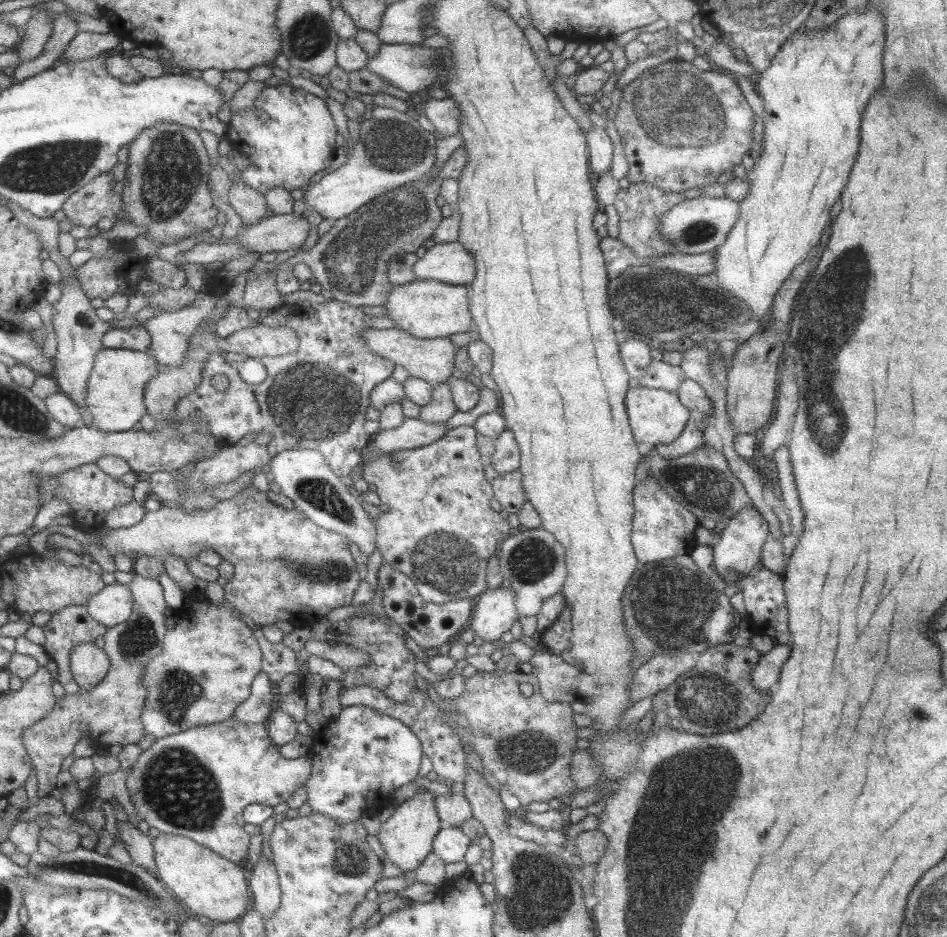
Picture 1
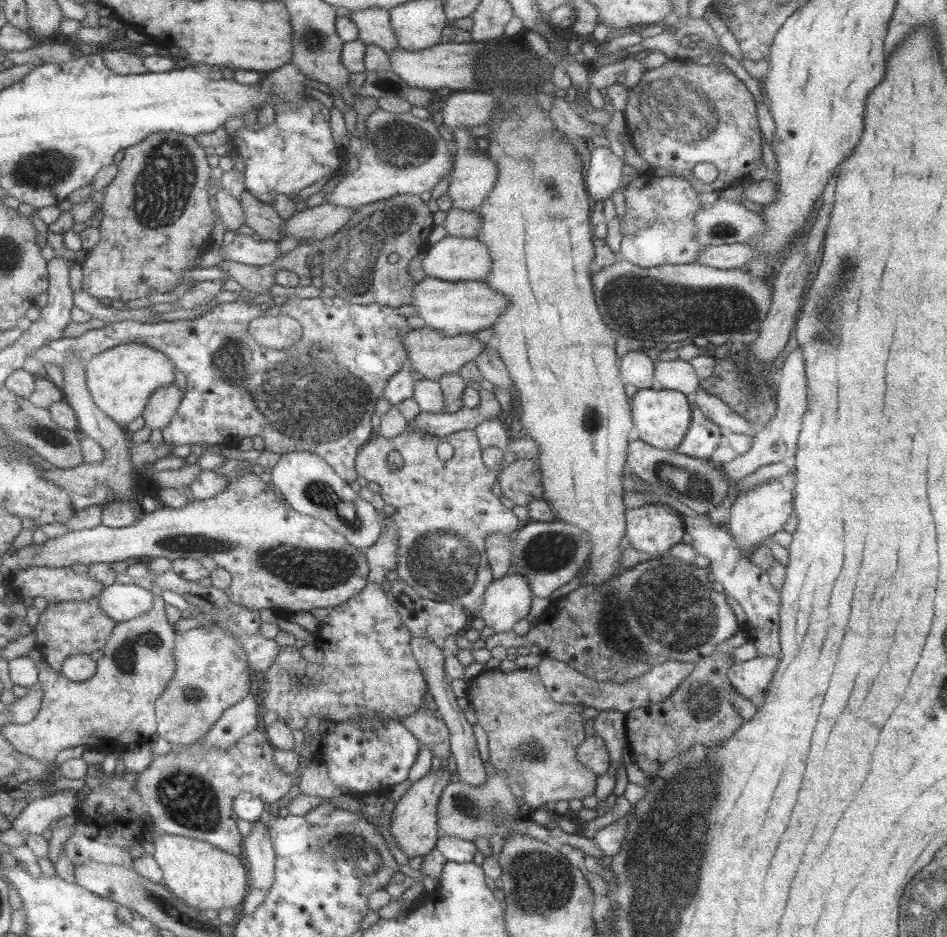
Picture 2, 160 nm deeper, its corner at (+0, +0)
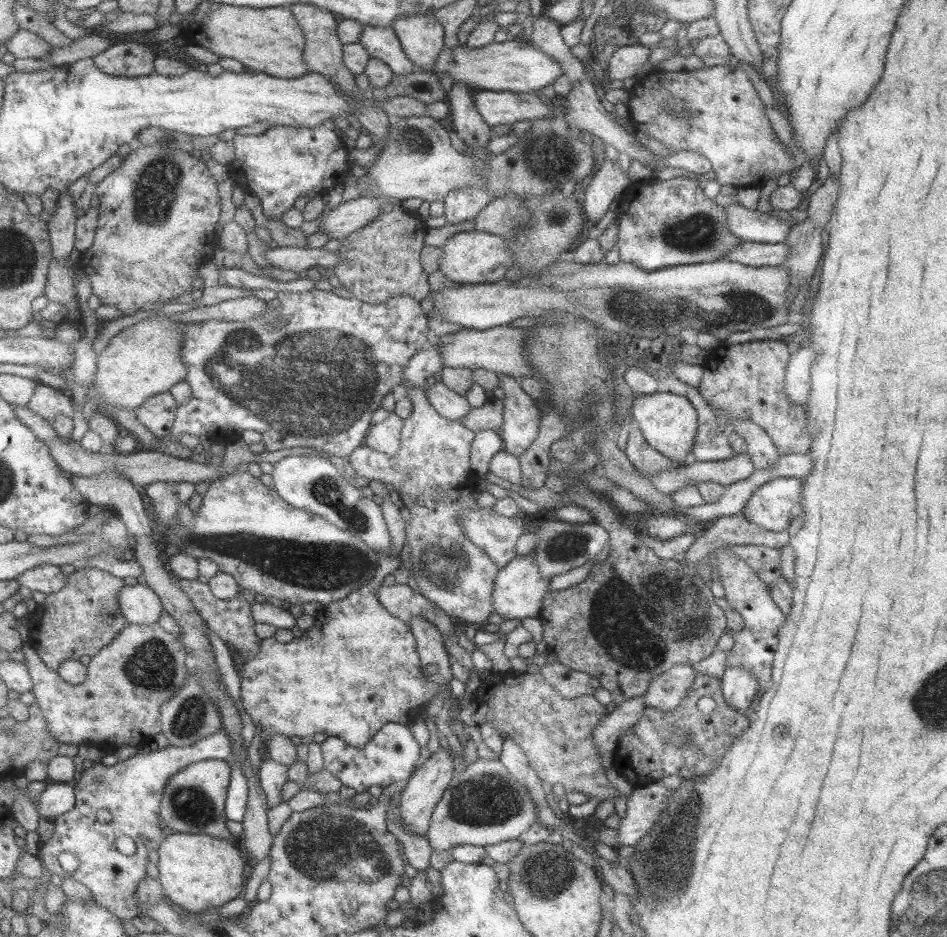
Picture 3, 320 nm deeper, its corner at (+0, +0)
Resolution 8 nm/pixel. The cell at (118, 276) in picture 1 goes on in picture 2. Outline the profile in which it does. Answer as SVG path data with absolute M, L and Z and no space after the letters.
M155 132L150 134L141 143L136 144L134 147L126 150L123 158L118 158L119 174L116 179L111 182L104 189L104 203L102 204L102 210L104 216L100 221L100 231L102 234L101 242L92 248L91 251L87 251L85 261L81 264L83 270L83 285L81 289L89 293L91 296L95 296L100 299L108 298L113 300L122 300L123 302L129 302L129 300L137 300L139 298L149 298L151 294L159 293L165 294L173 292L179 288L179 284L184 280L184 276L188 270L195 268L195 258L201 256L207 250L209 246L205 246L205 240L211 240L211 228L217 220L217 216L213 214L211 206L209 206L209 198L207 198L207 188L209 188L209 164L205 160L205 152L203 147L197 144L193 136L187 136L180 132Z

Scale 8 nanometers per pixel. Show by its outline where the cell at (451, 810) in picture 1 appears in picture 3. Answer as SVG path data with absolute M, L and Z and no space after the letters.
M477 758L462 772L454 772L431 813L424 837L432 851L449 851L458 844L484 847L518 838L537 818L535 803L525 785L499 759Z

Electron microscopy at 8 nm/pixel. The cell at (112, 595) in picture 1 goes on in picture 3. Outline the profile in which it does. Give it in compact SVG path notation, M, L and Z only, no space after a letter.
M143 581L123 588L119 602L123 616L133 624L151 626L159 622L163 614L164 604L161 597Z

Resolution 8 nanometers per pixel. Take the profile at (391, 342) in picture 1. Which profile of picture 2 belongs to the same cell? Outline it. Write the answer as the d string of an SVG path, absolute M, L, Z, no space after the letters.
M424 326L400 334L400 339L404 349L408 350L408 361L411 368L421 373L425 379L438 382L441 375L455 374L468 362L474 362L479 353L486 346L472 333L461 333L453 336L445 336L435 329Z

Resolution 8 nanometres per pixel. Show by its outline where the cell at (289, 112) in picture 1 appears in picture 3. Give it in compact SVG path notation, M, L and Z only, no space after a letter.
M326 120L313 128L275 125L257 135L235 135L230 140L235 158L228 162L226 174L245 192L259 198L267 219L280 220L299 196L310 199L326 192L348 172L346 147L333 133L335 127L333 121Z

